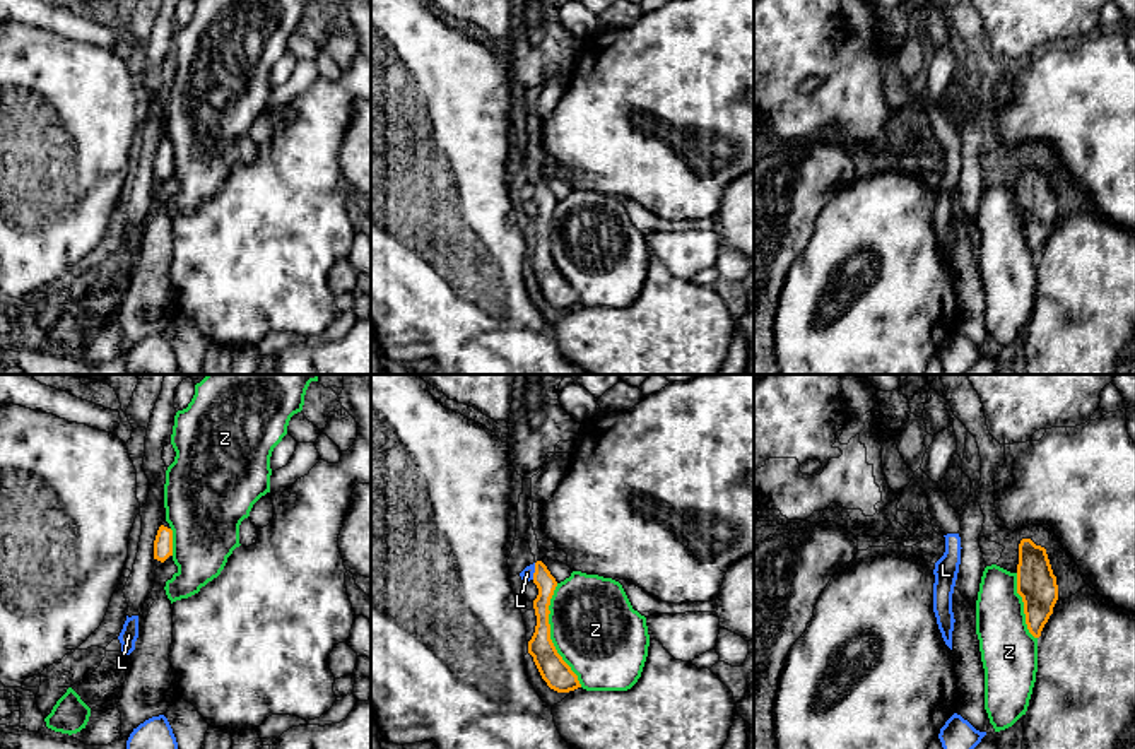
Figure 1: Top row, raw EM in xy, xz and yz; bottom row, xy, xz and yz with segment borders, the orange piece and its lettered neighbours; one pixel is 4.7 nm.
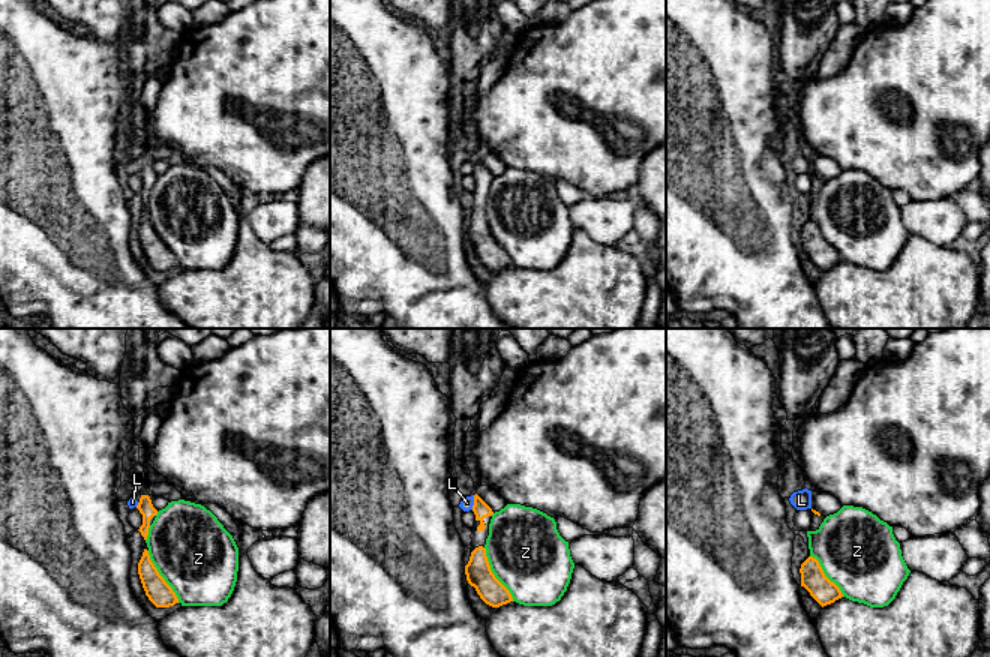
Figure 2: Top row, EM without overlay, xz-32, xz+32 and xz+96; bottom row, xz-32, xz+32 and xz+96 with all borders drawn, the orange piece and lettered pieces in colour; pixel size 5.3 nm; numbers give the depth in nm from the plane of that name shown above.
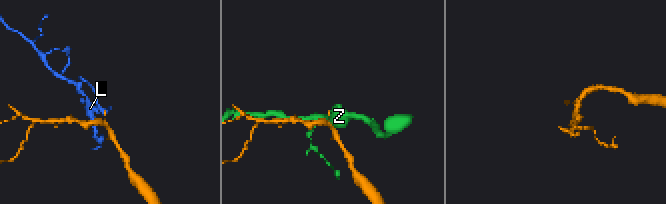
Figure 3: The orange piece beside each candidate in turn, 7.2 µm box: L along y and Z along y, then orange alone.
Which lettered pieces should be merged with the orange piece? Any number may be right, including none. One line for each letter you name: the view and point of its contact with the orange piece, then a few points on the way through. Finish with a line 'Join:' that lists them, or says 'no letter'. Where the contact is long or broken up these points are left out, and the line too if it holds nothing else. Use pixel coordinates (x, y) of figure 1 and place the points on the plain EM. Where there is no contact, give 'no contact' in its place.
Join: no letter

